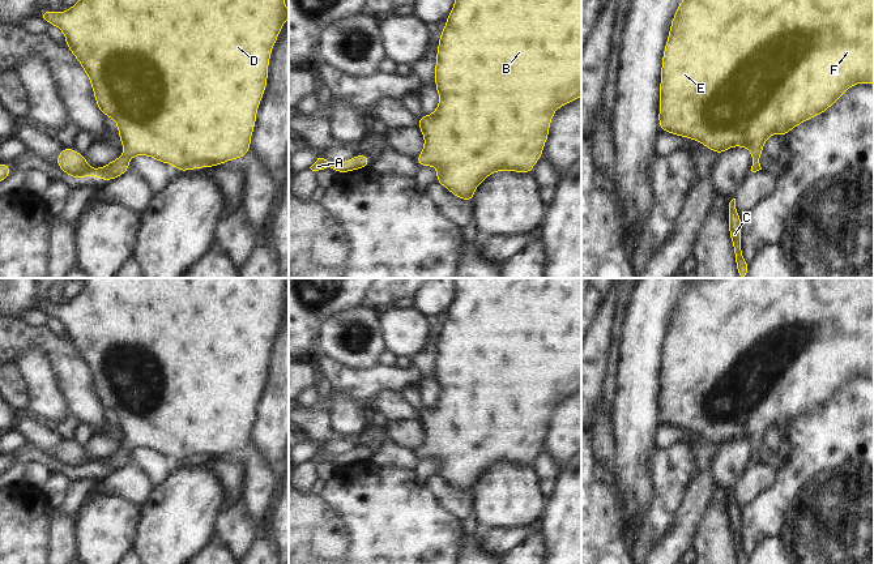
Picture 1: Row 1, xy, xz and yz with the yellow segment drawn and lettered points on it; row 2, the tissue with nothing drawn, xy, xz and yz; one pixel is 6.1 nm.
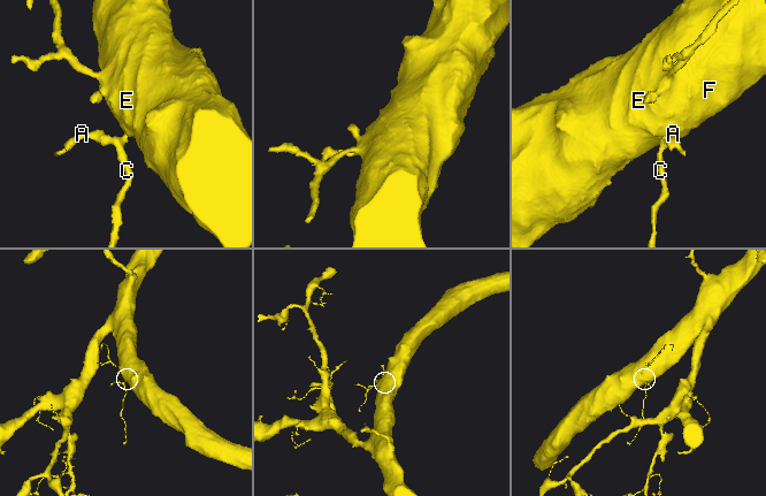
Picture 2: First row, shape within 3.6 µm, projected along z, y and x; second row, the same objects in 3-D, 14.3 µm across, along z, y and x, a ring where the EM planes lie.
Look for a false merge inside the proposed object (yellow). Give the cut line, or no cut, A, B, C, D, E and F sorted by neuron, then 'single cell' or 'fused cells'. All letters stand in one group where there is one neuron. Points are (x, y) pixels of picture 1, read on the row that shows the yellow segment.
cut none; groups A B C D E F; single cell

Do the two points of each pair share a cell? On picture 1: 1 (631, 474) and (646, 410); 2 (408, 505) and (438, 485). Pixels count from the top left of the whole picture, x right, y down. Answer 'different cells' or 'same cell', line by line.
1: same cell
2: different cells

